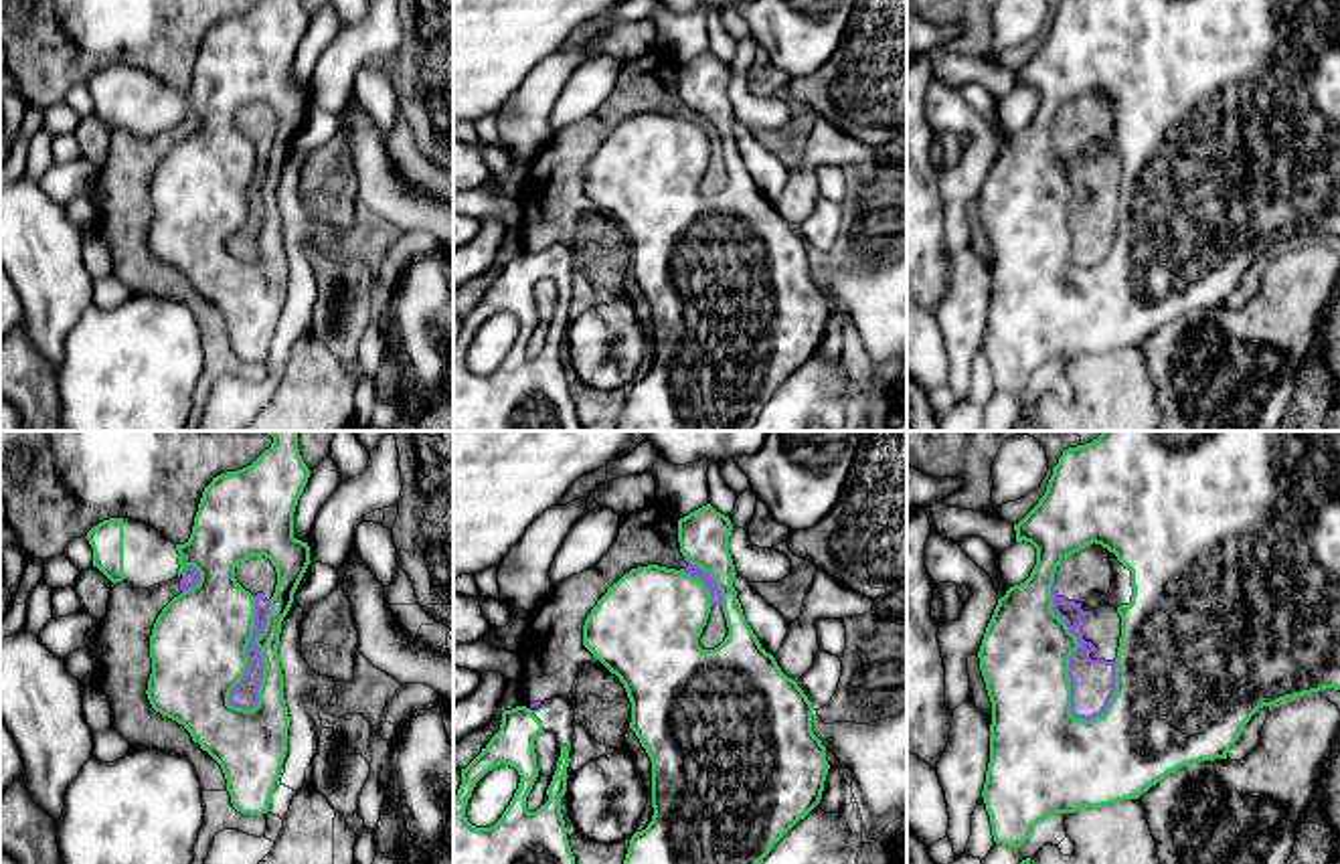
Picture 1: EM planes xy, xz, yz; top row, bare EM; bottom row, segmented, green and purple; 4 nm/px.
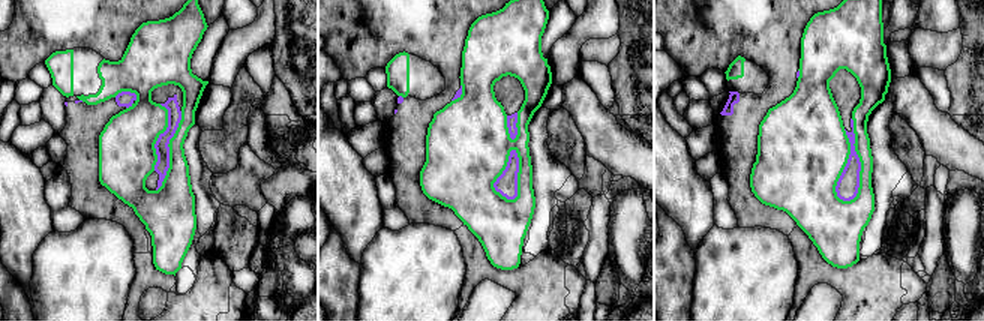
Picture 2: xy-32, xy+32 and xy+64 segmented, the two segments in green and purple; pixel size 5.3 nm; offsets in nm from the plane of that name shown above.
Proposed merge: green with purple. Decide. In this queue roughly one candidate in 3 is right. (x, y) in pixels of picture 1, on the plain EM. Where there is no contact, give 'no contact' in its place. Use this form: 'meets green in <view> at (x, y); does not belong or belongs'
meets green in xy at (262, 201); does not belong

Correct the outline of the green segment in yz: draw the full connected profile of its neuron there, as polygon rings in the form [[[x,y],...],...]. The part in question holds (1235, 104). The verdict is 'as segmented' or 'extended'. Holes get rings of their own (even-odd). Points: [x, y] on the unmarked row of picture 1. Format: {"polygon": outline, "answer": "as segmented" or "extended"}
{"polygon": [[[1063,0],[1053,14],[1044,42],[1014,71],[1014,77],[1016,89],[1024,87],[1036,95],[1036,111],[1024,129],[1010,134],[998,146],[978,198],[992,249],[990,310],[982,344],[996,391],[1020,395],[1030,376],[1053,360],[1138,346],[1184,312],[1227,306],[1229,295],[1259,255],[1326,235],[1340,237],[1340,0]],[[1093,89],[1111,99],[1107,105],[1113,125],[1109,140],[1093,140],[1085,154],[1115,154],[1121,164],[1121,184],[1115,204],[1115,239],[1101,263],[1083,267],[1071,261],[1069,227],[1069,204],[1079,188],[1065,166],[1053,158],[1051,134],[1057,113]]], "answer": "extended"}

